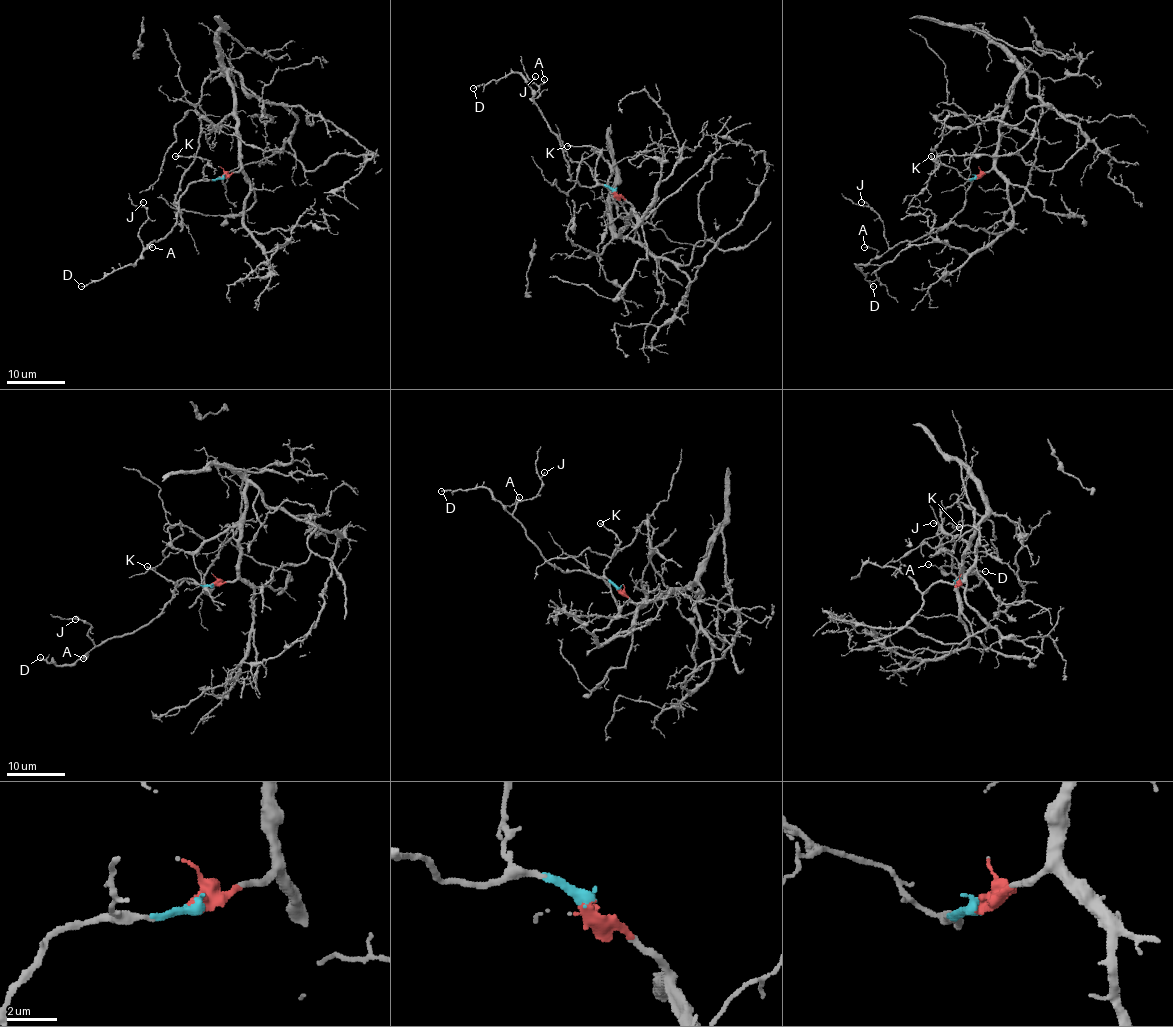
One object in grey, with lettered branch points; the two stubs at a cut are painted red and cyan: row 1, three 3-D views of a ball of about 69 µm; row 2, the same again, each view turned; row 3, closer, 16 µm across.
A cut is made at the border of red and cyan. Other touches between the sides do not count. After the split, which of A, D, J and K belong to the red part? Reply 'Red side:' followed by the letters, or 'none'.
Red side: none

